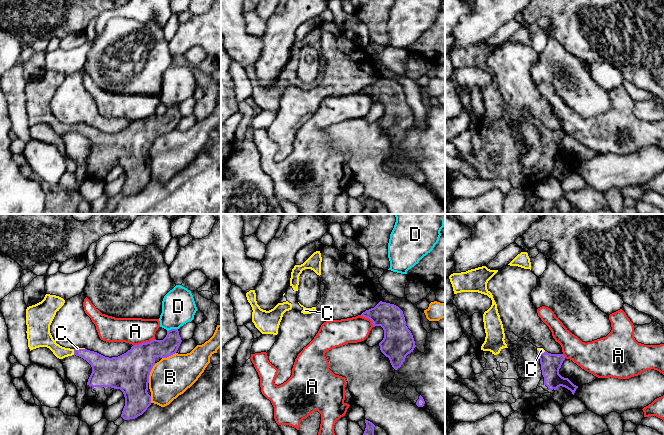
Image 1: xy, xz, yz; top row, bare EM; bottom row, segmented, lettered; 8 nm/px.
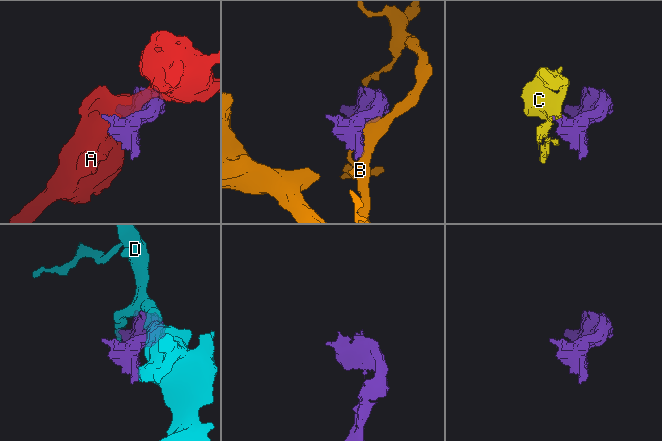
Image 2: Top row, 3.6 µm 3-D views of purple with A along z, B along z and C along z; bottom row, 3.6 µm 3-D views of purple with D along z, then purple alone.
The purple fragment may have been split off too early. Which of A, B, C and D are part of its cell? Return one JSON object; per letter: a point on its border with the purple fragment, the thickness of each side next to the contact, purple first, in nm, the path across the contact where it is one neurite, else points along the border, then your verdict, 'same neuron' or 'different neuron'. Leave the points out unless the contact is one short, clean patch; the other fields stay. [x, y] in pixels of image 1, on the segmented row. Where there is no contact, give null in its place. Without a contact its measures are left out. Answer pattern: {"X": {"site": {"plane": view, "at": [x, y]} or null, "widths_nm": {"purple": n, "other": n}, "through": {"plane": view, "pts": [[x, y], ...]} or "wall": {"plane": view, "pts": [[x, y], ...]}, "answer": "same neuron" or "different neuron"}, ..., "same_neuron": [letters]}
{"A": {"site": {"plane": "xy", "at": [143, 343]}, "widths_nm": {"purple": 300, "other": 220}, "answer": "different neuron"}, "B": {"site": {"plane": "xy", "at": [149, 373]}, "widths_nm": {"purple": 320, "other": 320}, "answer": "different neuron"}, "C": {"site": {"plane": "xy", "at": [74, 352]}, "widths_nm": {"purple": 160, "other": 110}, "through": {"plane": "xy", "pts": [[101, 366], [90, 356], [74, 352], [60, 352], [46, 340]]}, "answer": "same neuron"}, "D": {"site": {"plane": "xy", "at": [172, 329]}, "widths_nm": {"purple": 150, "other": 280}, "answer": "different neuron"}, "same_neuron": ["C"]}

